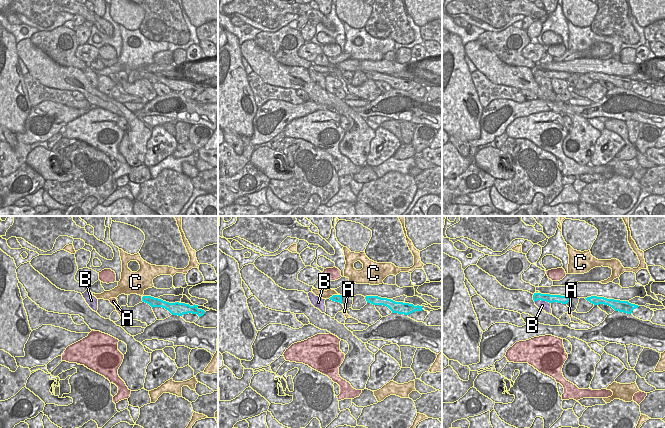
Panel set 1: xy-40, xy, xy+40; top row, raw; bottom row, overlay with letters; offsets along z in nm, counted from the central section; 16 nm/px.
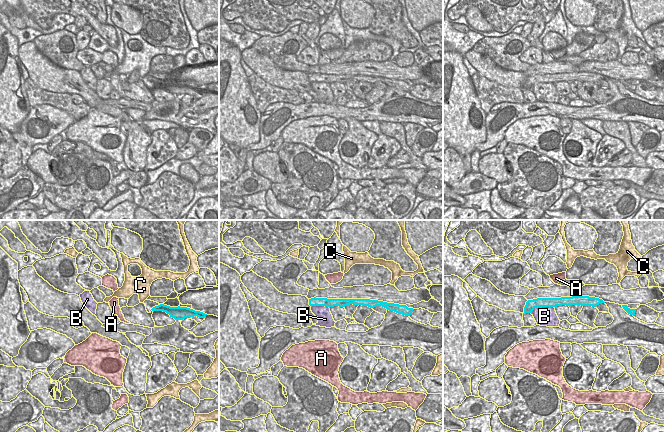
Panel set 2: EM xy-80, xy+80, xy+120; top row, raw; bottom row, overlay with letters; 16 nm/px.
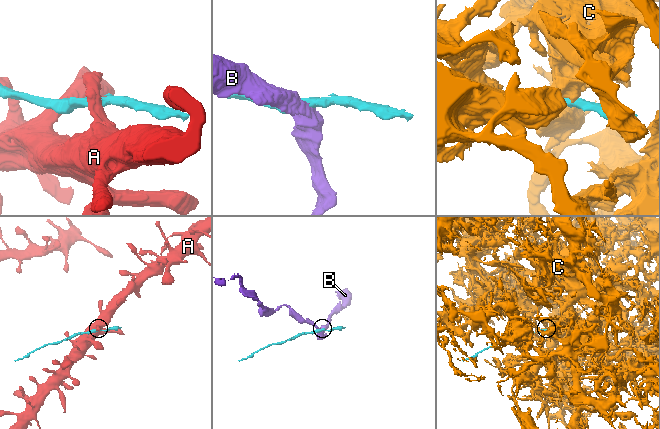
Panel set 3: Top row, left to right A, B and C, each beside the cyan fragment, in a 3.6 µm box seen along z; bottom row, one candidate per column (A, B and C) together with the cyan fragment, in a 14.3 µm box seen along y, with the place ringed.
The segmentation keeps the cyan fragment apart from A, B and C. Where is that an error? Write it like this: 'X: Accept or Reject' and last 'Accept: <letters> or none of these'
A: Reject
B: Reject
C: Reject
Accept: none of these.

